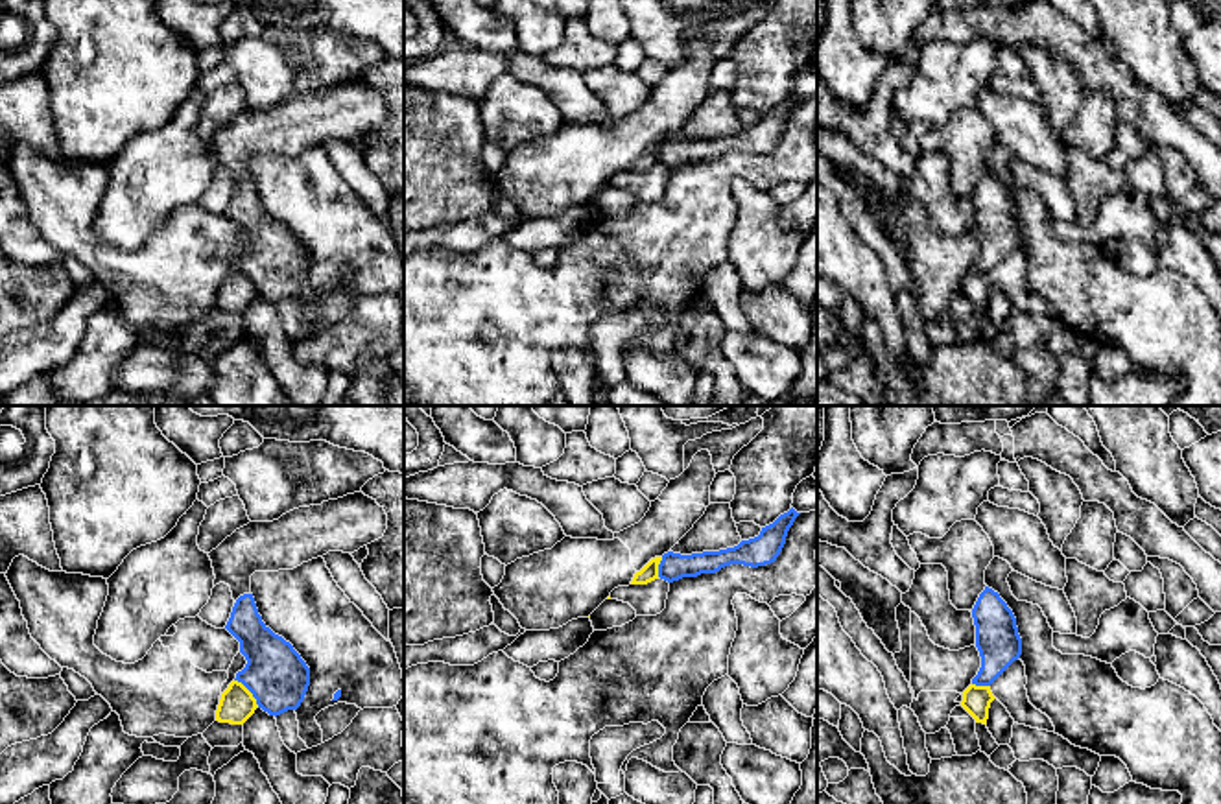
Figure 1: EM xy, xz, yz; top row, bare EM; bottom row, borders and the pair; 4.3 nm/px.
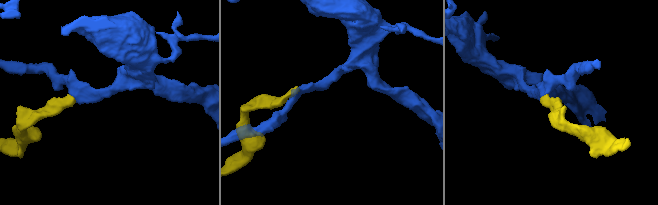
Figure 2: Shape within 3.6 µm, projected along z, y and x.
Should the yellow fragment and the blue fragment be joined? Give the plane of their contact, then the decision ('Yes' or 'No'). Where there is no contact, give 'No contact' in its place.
Touches yellow in xy. No

